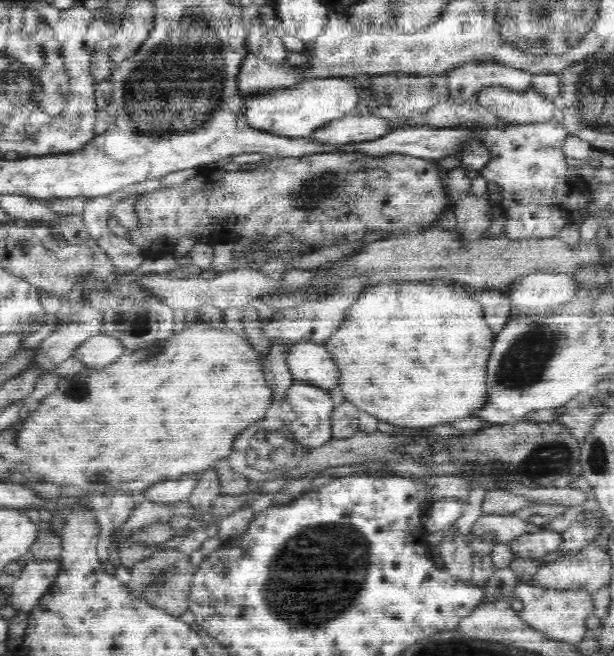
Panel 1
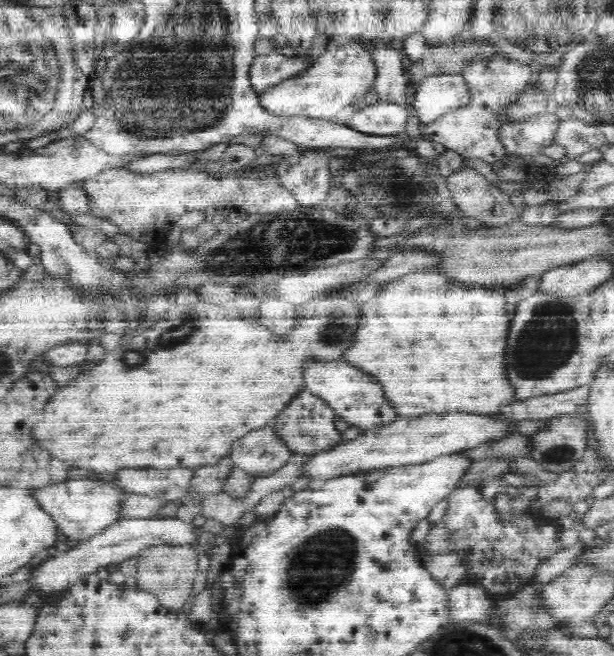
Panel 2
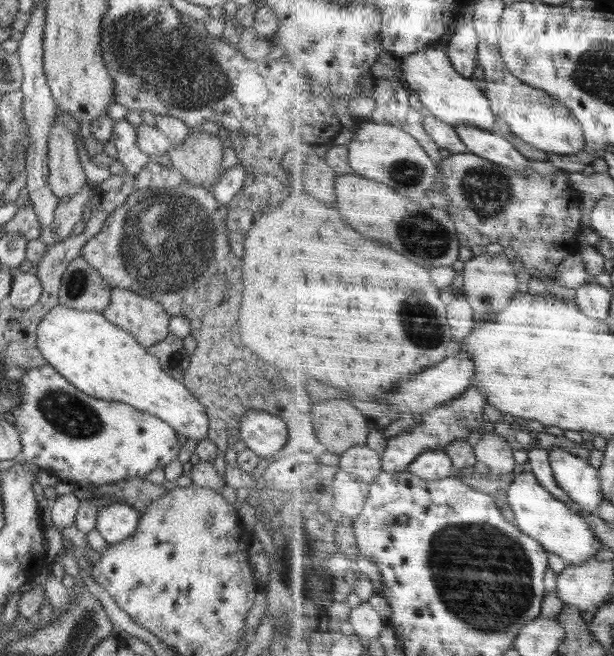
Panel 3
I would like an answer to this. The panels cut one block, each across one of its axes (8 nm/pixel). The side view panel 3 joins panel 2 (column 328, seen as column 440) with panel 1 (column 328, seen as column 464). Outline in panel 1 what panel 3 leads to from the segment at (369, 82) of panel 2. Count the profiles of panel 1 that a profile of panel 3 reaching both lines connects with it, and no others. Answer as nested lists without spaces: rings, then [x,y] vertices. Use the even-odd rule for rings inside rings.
[[[324,76],[309,81],[295,84],[292,87],[282,89],[271,89],[258,92],[246,98],[247,101],[247,120],[257,128],[266,128],[268,132],[280,132],[284,136],[302,136],[308,133],[314,133],[319,128],[330,124],[333,120],[348,114],[353,110],[361,109],[360,106],[360,85],[354,79],[354,76]]]

